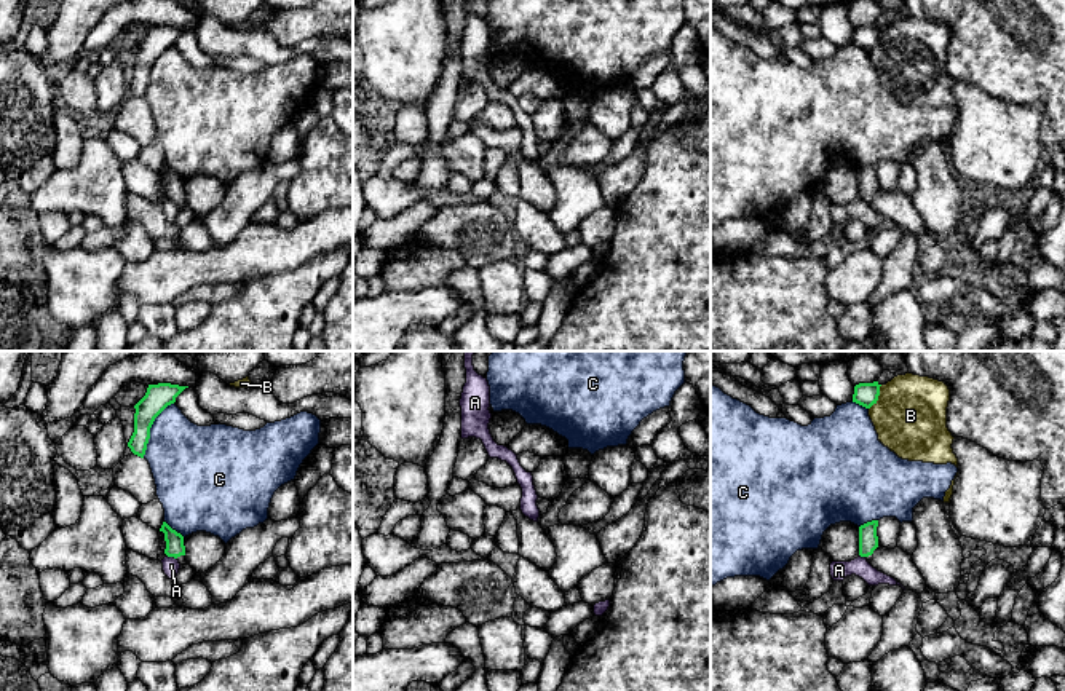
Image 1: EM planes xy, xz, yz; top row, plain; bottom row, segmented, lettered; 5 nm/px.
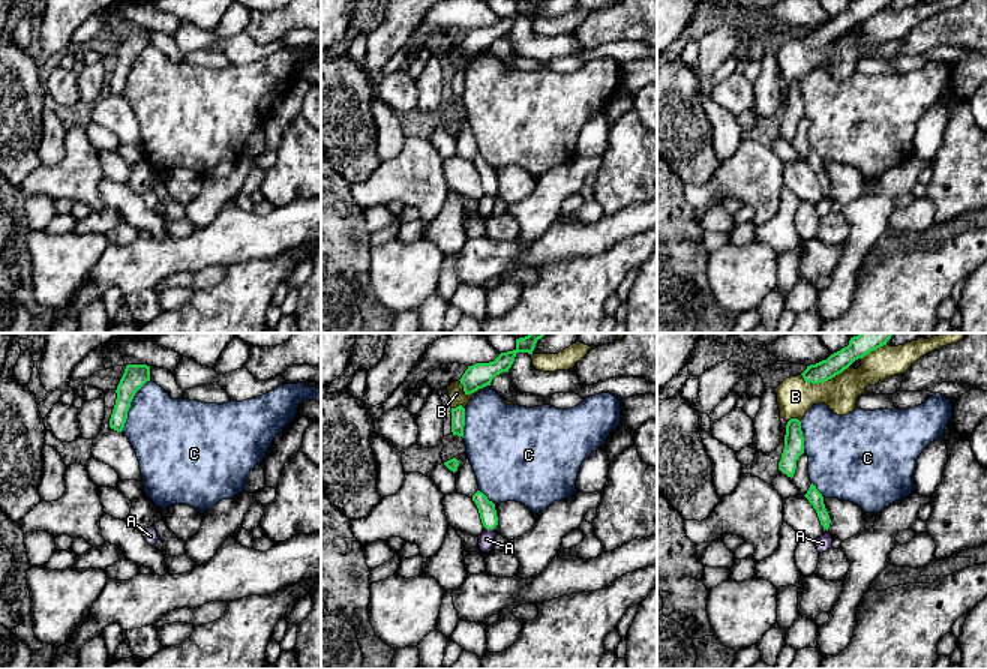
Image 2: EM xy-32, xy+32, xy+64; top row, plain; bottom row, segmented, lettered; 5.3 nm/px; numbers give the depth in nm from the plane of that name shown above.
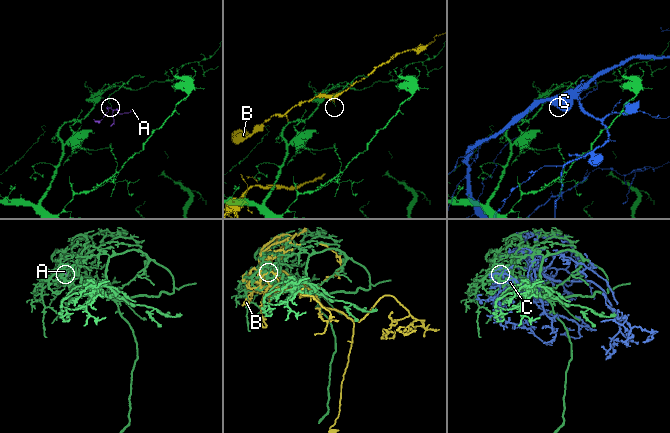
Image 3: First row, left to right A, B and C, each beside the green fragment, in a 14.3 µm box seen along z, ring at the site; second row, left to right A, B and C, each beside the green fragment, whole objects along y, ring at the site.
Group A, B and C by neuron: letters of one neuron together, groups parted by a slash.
A / B / C

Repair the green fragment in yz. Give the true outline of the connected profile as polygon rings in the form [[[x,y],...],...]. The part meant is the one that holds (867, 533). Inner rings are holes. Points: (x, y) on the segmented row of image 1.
[[[878,520],[867,522],[859,527],[859,555],[869,557],[878,547],[877,536]]]

